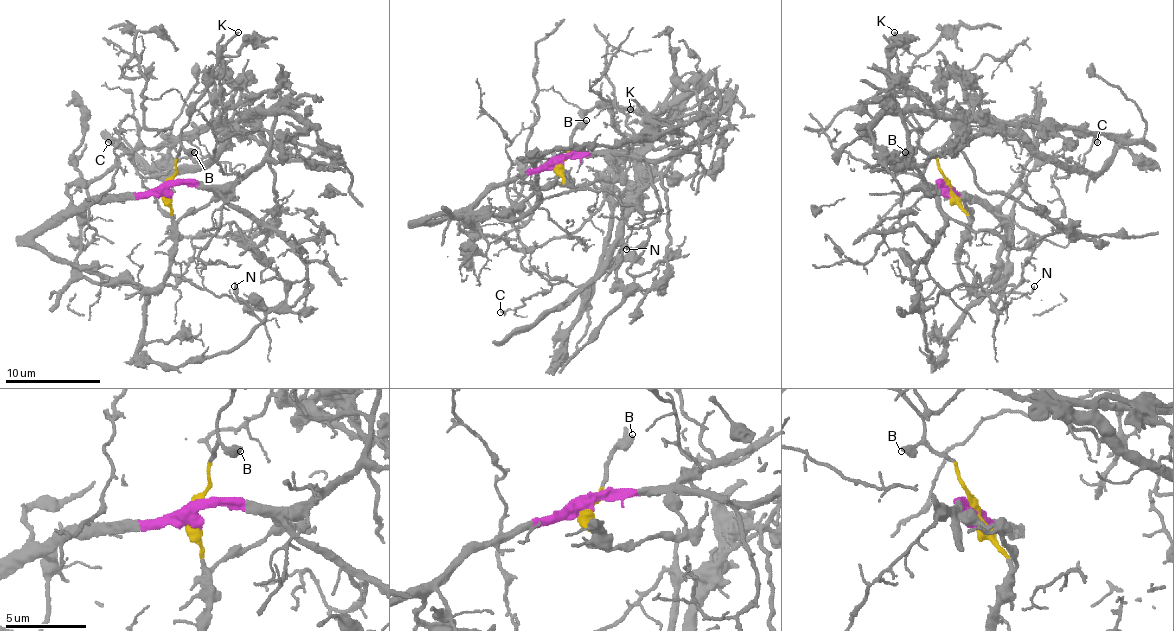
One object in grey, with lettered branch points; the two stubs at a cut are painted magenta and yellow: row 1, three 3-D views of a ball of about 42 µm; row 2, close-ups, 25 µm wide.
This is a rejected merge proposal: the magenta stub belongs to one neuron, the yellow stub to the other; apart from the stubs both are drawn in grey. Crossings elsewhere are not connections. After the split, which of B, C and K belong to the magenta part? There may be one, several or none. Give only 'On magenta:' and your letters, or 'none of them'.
On magenta: C

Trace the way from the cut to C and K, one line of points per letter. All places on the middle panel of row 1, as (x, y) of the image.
C: (559, 164), (495, 183), (460, 223), (500, 235), (550, 285), (500, 311)
K: (559, 164), (566, 155), (573, 131), (595, 105), (630, 110)

